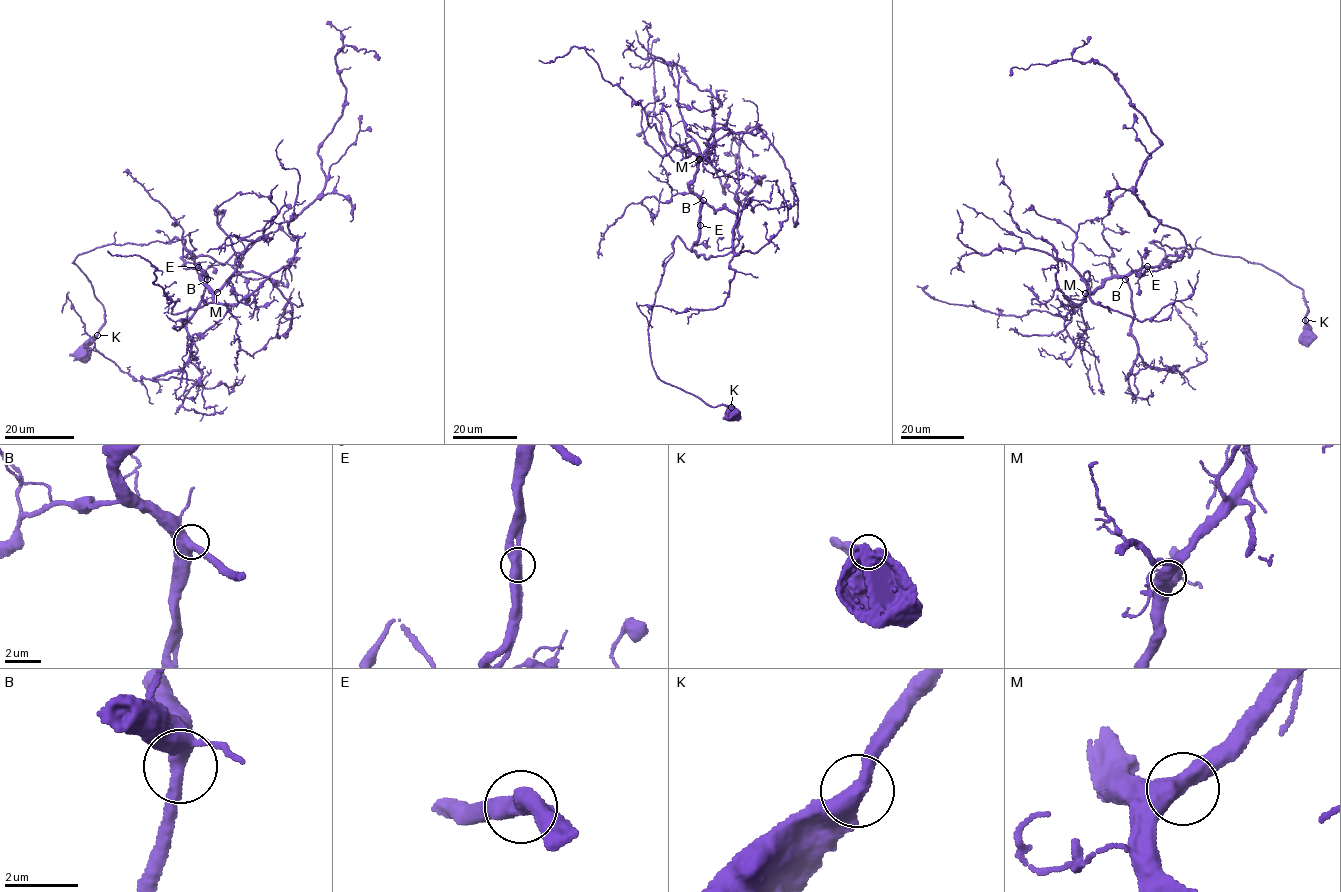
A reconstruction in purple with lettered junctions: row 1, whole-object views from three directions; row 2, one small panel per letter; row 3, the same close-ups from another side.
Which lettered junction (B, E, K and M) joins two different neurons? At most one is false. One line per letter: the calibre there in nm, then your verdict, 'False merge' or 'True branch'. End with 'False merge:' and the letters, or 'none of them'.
B: Thickness 480 nm. True branch
E: Thickness 550 nm. True branch
K: Thickness 480 nm. True branch
M: Thickness 550 nm. True branch
False merge: none of them

